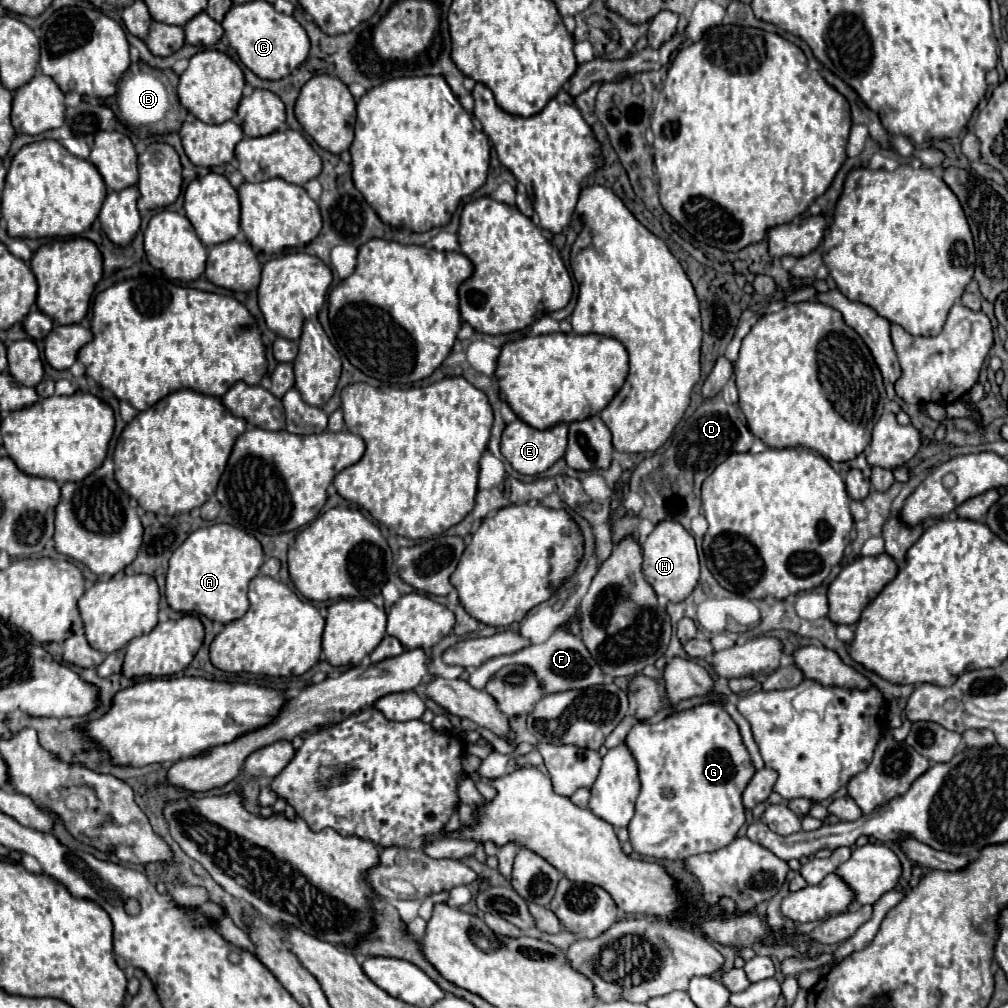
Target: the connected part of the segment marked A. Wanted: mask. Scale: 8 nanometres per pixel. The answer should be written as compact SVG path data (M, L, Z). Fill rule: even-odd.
M214 524L192 532L170 558L166 574L166 600L176 612L196 612L228 624L248 610L248 582L264 564L260 542L232 524Z

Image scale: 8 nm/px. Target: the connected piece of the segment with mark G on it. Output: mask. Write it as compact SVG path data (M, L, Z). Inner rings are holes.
M702 704L682 710L666 716L658 724L638 722L628 732L626 744L638 762L642 782L634 818L628 824L630 842L638 854L658 860L684 860L696 854L716 852L736 838L738 830L746 822L742 792L756 770L742 744L738 726L722 704Z

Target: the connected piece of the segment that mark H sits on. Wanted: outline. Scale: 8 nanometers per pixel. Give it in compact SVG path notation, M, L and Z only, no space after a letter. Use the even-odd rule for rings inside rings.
M672 520L658 522L652 534L642 544L642 552L644 552L644 562L642 562L644 578L658 596L666 596L670 602L680 602L692 594L700 576L700 564L694 538L690 532L684 530L680 522Z

